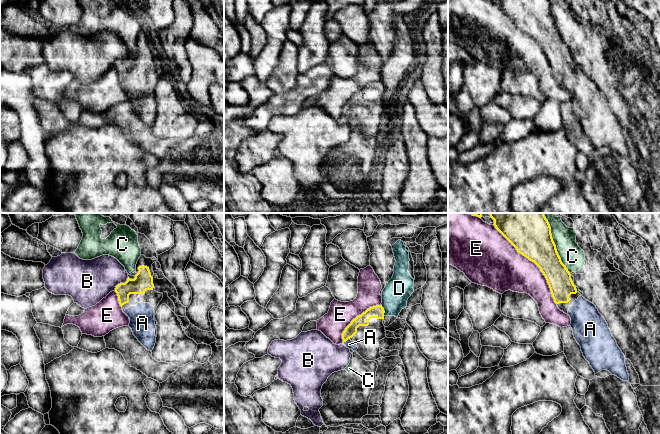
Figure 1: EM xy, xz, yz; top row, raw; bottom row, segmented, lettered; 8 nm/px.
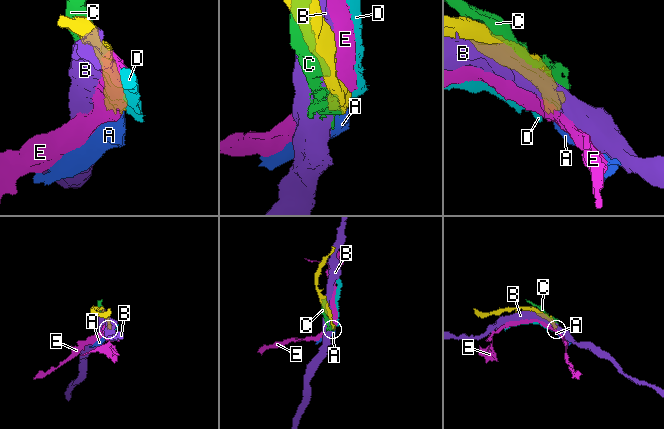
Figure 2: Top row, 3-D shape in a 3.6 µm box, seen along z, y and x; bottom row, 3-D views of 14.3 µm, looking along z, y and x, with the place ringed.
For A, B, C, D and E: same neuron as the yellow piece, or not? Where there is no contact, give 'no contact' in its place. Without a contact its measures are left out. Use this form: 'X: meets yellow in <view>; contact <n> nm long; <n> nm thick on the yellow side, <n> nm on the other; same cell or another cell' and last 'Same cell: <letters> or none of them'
A: meets yellow in xz; contact 70 nm long; 100 nm thick on the yellow side, 70 nm on the other; same cell
B: meets yellow in xy; contact 160 nm long; 150 nm thick on the yellow side, 360 nm on the other; another cell
C: meets yellow in yz; contact 420 nm long; 280 nm thick on the yellow side, 190 nm on the other; another cell
D: meets yellow in xz; contact 100 nm long; 100 nm thick on the yellow side, 220 nm on the other; another cell
E: meets yellow in yz; contact 800 nm long; 280 nm thick on the yellow side, 360 nm on the other; another cell
Same cell: A

